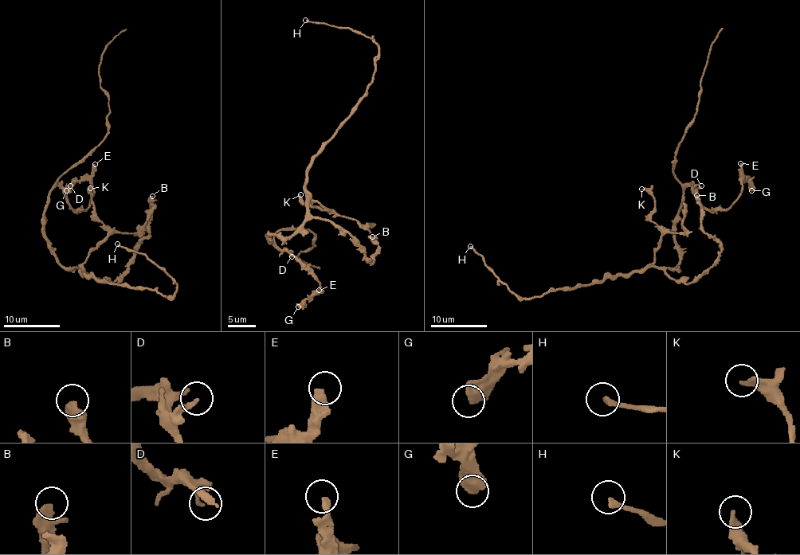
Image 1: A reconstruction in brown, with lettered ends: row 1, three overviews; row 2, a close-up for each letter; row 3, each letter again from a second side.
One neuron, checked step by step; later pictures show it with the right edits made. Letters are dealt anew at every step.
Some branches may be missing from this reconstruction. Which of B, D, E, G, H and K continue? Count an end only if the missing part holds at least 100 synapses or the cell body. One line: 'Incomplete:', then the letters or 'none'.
Incomplete: none

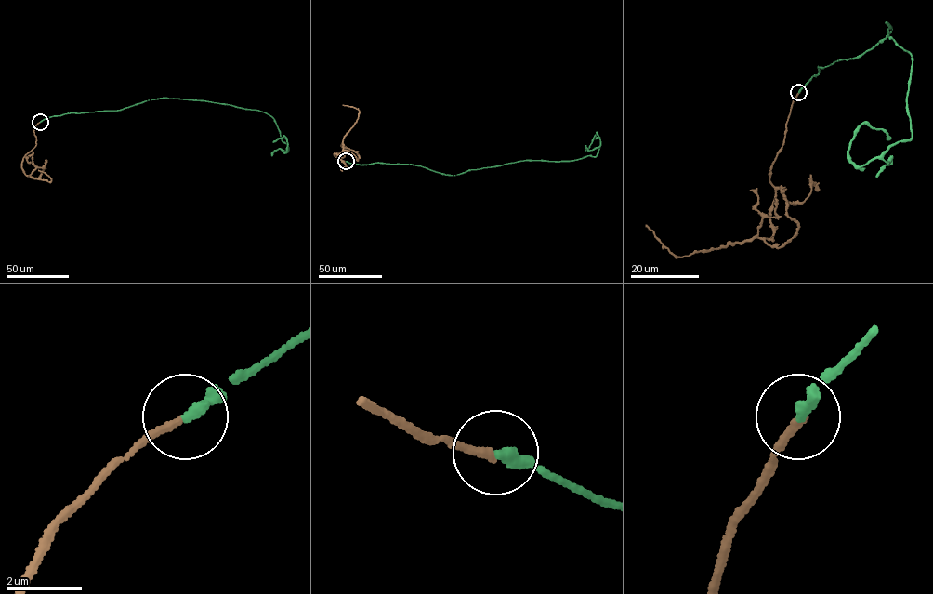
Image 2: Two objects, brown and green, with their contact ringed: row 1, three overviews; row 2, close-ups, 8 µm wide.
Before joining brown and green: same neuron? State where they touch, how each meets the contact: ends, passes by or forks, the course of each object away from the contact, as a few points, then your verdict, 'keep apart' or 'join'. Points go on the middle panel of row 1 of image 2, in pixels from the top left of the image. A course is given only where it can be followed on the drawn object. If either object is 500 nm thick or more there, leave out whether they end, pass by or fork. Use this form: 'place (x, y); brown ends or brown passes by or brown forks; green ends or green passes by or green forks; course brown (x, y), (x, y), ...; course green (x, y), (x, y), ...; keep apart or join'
place (346, 161); brown ends; green ends; course brown (346, 161), (341, 159), (343, 152), (334, 154), (342, 150), (343, 138), (359, 111), (342, 105); course green (346, 161), (412, 164), (454, 175), (524, 160), (564, 161), (595, 156), (600, 143), (597, 132), (584, 150); join

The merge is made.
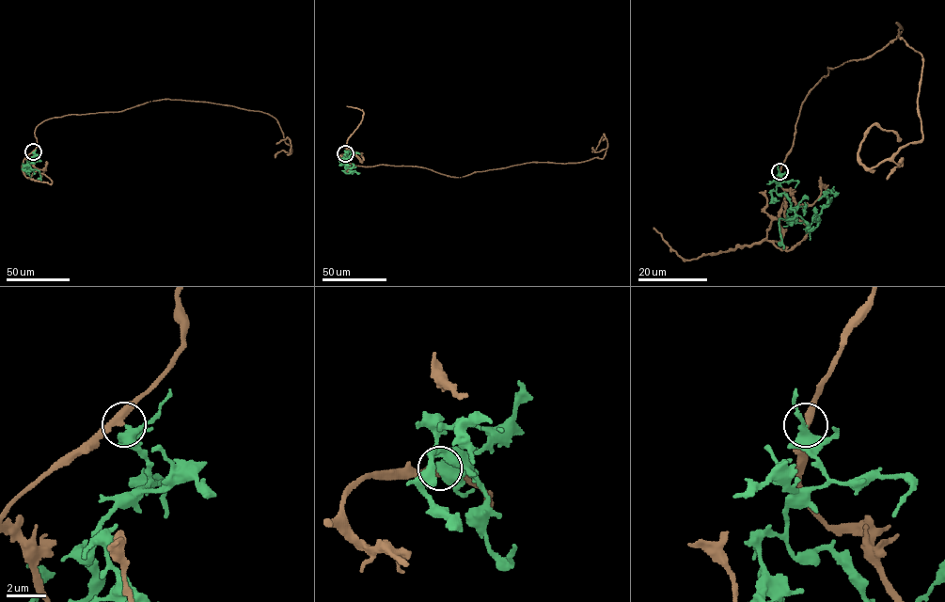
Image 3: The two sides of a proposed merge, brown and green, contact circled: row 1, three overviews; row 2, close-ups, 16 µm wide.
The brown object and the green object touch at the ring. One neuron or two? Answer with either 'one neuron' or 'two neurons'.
two neurons

